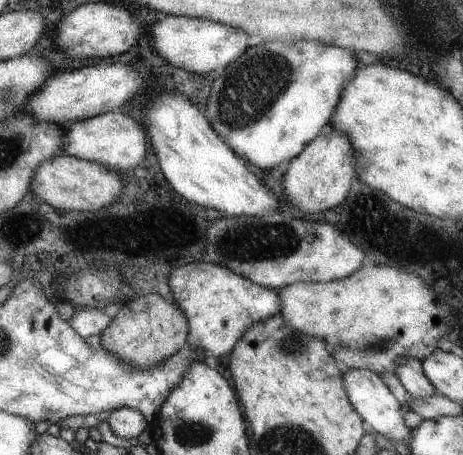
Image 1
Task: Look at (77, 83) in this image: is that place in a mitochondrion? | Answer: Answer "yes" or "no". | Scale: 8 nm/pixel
no

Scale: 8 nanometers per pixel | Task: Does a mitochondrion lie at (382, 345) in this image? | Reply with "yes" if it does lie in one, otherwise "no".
yes

